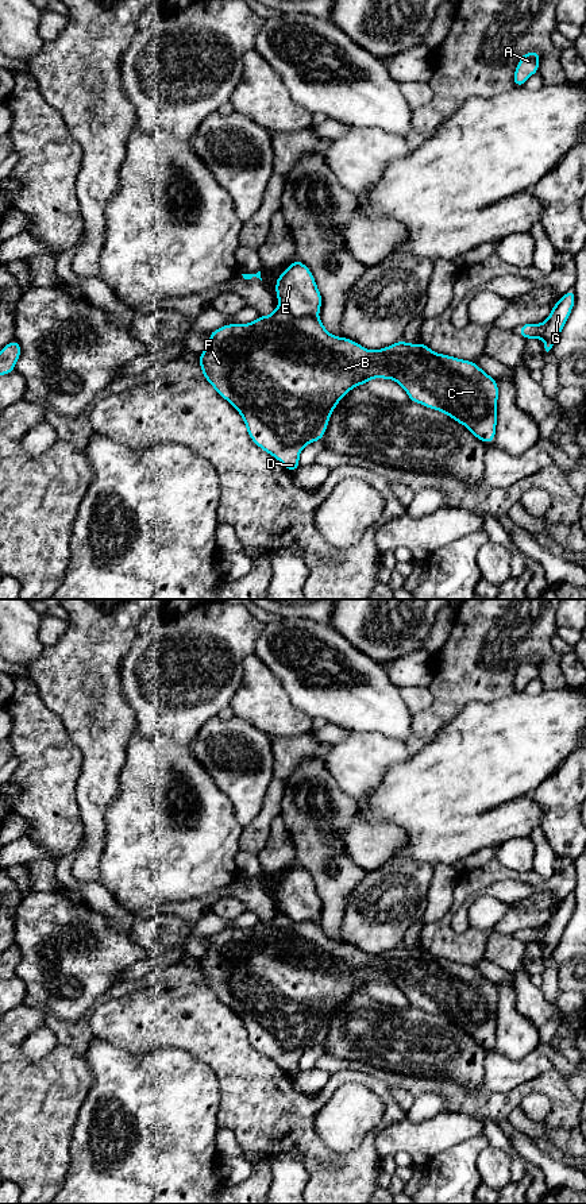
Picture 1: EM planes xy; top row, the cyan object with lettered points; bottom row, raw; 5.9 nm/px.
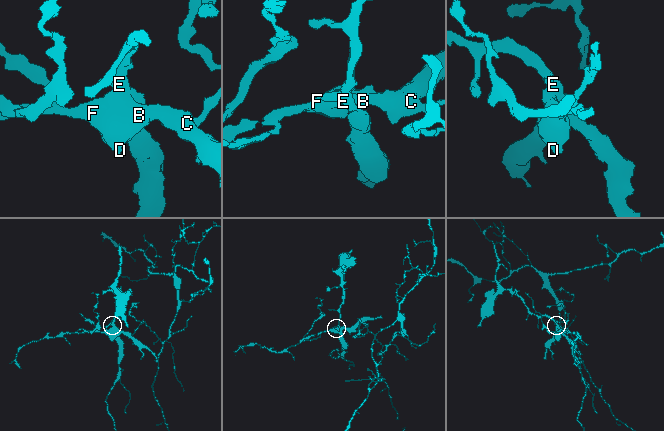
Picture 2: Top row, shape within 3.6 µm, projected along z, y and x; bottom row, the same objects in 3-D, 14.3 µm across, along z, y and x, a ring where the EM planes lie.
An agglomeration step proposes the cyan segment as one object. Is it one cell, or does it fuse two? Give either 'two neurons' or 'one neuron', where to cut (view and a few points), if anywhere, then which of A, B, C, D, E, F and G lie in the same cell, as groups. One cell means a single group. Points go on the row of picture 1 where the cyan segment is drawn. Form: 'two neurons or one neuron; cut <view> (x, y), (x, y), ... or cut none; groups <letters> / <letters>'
one neuron; cut none; groups A B C D E F G

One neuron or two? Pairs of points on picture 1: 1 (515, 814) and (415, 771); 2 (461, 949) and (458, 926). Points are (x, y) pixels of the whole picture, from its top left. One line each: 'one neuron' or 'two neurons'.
1: one neuron
2: two neurons

